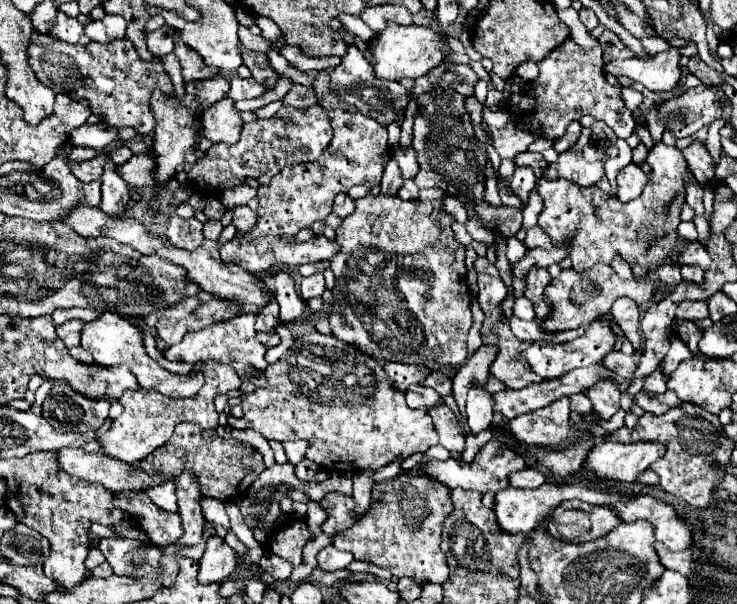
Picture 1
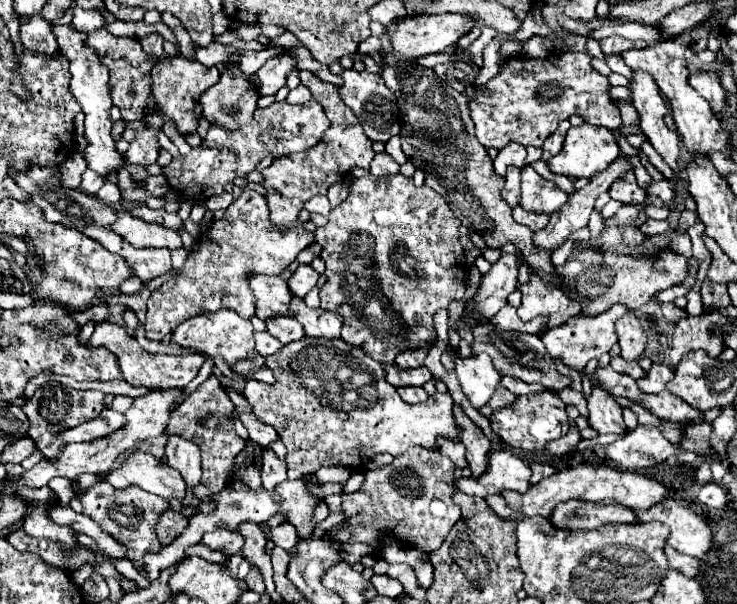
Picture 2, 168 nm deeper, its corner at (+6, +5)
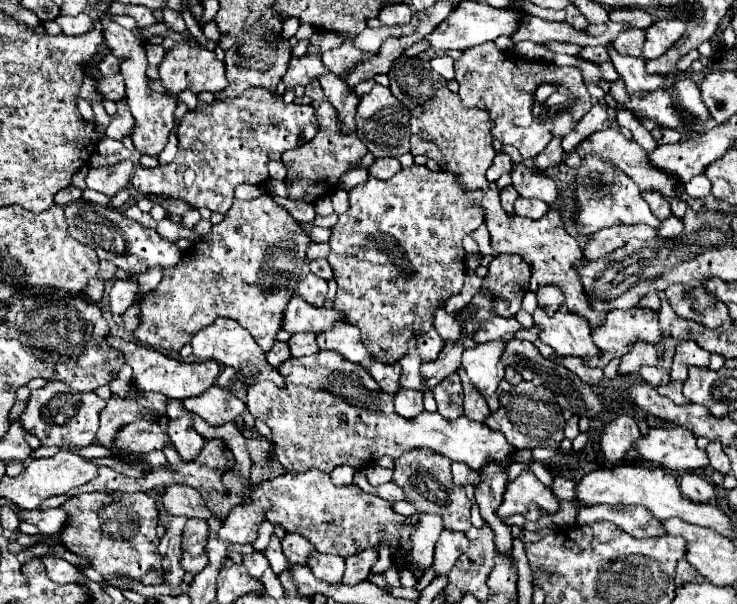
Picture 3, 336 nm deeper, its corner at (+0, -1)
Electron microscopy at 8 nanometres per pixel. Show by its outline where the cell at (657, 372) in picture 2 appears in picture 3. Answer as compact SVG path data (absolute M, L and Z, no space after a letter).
M670 381L668 385L662 385L656 389L660 395L672 399L676 405L684 405L684 403L690 403L684 395L682 395L682 383L680 381Z

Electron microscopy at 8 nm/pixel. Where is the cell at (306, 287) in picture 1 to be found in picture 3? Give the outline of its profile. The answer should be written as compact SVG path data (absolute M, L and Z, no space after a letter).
M308 273L300 283L298 283L298 289L296 289L298 297L302 297L308 305L314 305L314 307L322 307L324 301L326 301L326 293L328 293L328 283L312 273Z

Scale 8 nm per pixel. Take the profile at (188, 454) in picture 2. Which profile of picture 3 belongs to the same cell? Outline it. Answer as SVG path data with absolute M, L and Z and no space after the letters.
M192 417L170 419L168 421L168 435L184 461L192 461L200 453L200 447L204 445L204 437L196 433Z

